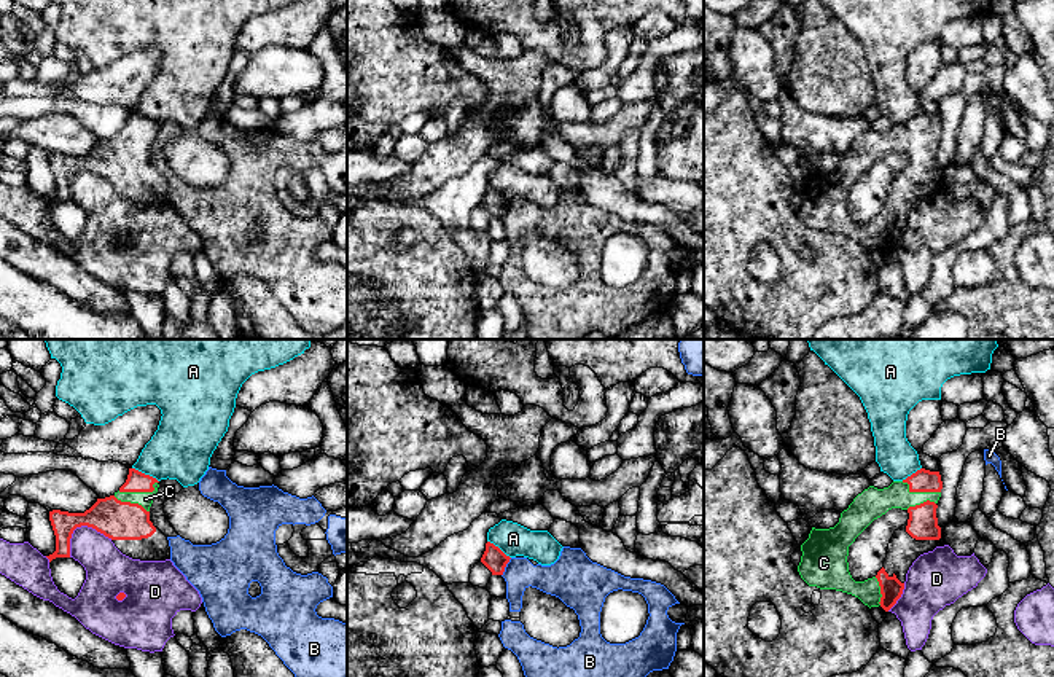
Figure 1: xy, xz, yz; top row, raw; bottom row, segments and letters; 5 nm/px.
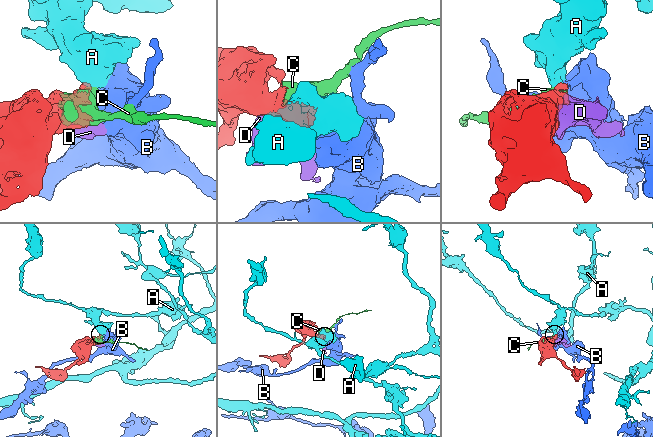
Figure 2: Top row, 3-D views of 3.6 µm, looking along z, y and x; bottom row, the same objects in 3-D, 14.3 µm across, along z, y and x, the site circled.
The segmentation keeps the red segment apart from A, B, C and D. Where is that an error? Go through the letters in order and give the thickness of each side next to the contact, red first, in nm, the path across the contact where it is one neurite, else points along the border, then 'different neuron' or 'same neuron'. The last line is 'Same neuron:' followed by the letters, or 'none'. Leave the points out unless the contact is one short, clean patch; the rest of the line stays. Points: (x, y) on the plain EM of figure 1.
A: 110/300 nm | along xy (132, 110), (152, 118), (158, 125) | different neuron
B: 110/160 nm | along xz (511, 201), (502, 219) | different neuron
C: 110/80 nm | same neuron
D: 200/220 nm | different neuron
Same neuron: C

